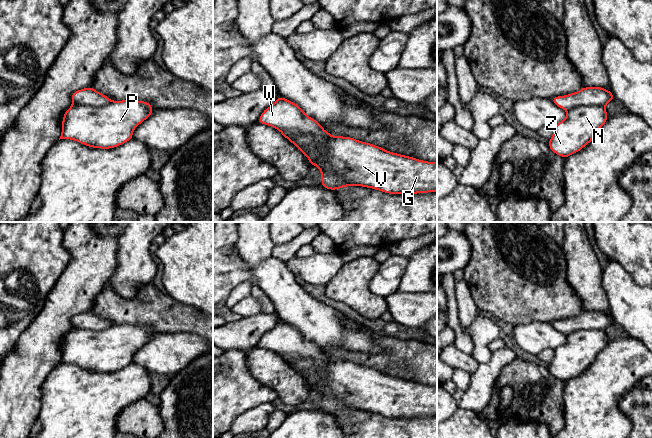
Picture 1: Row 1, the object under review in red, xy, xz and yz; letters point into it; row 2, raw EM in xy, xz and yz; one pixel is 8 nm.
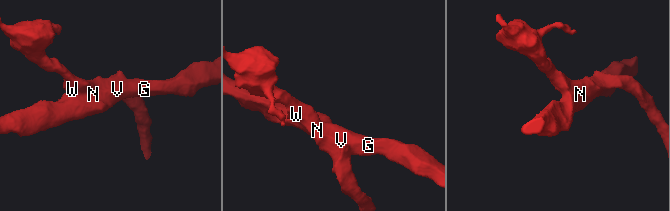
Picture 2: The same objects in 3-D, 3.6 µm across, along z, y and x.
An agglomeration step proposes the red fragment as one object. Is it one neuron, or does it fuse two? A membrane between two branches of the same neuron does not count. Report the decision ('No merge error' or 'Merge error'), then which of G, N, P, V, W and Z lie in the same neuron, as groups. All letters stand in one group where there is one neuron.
Merge error. Groups: G N P V Z / W

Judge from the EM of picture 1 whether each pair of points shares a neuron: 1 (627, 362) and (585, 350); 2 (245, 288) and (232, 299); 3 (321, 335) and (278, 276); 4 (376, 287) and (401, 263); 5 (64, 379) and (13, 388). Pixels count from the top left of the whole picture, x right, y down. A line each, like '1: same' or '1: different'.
1: same
2: same
3: same
4: same
5: different

